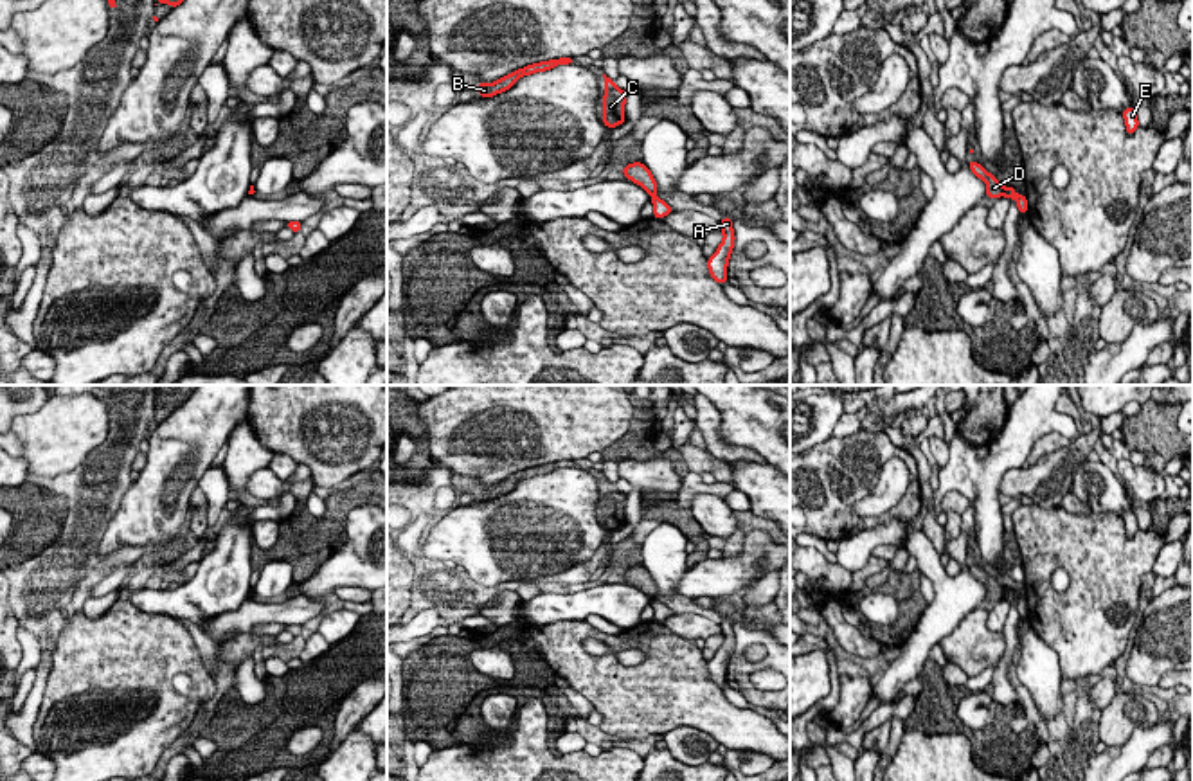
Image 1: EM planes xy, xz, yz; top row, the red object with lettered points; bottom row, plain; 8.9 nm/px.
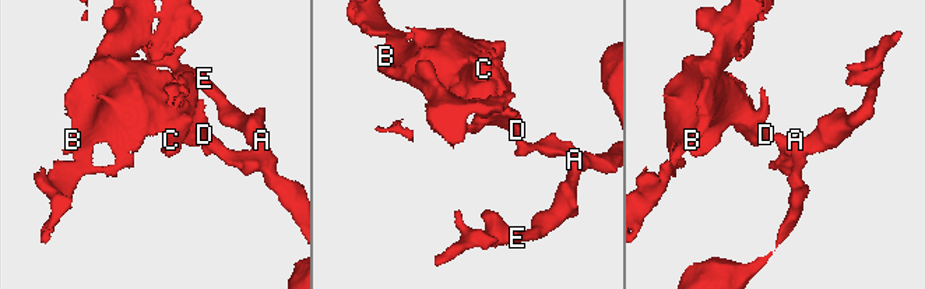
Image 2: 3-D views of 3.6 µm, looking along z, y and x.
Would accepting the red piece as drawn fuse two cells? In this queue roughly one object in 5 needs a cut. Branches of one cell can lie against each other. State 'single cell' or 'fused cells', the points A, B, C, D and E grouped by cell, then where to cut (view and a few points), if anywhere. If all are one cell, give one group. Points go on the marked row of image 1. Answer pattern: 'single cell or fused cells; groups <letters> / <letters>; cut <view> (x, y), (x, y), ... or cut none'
fused cells; groups A E / B C D; cut yz (1003, 188), (1004, 193)

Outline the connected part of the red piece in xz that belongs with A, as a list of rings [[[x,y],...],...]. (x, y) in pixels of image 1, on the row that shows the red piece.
[[[722,218],[720,223],[723,239],[718,245],[716,252],[707,259],[707,268],[709,275],[723,286],[727,283],[727,266],[731,252],[734,250],[736,236],[732,229],[732,218]]]

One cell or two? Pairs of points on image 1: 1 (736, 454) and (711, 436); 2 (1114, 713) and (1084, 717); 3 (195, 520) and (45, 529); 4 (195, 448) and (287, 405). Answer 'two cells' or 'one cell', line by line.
1: one cell
2: two cells
3: two cells
4: two cells

